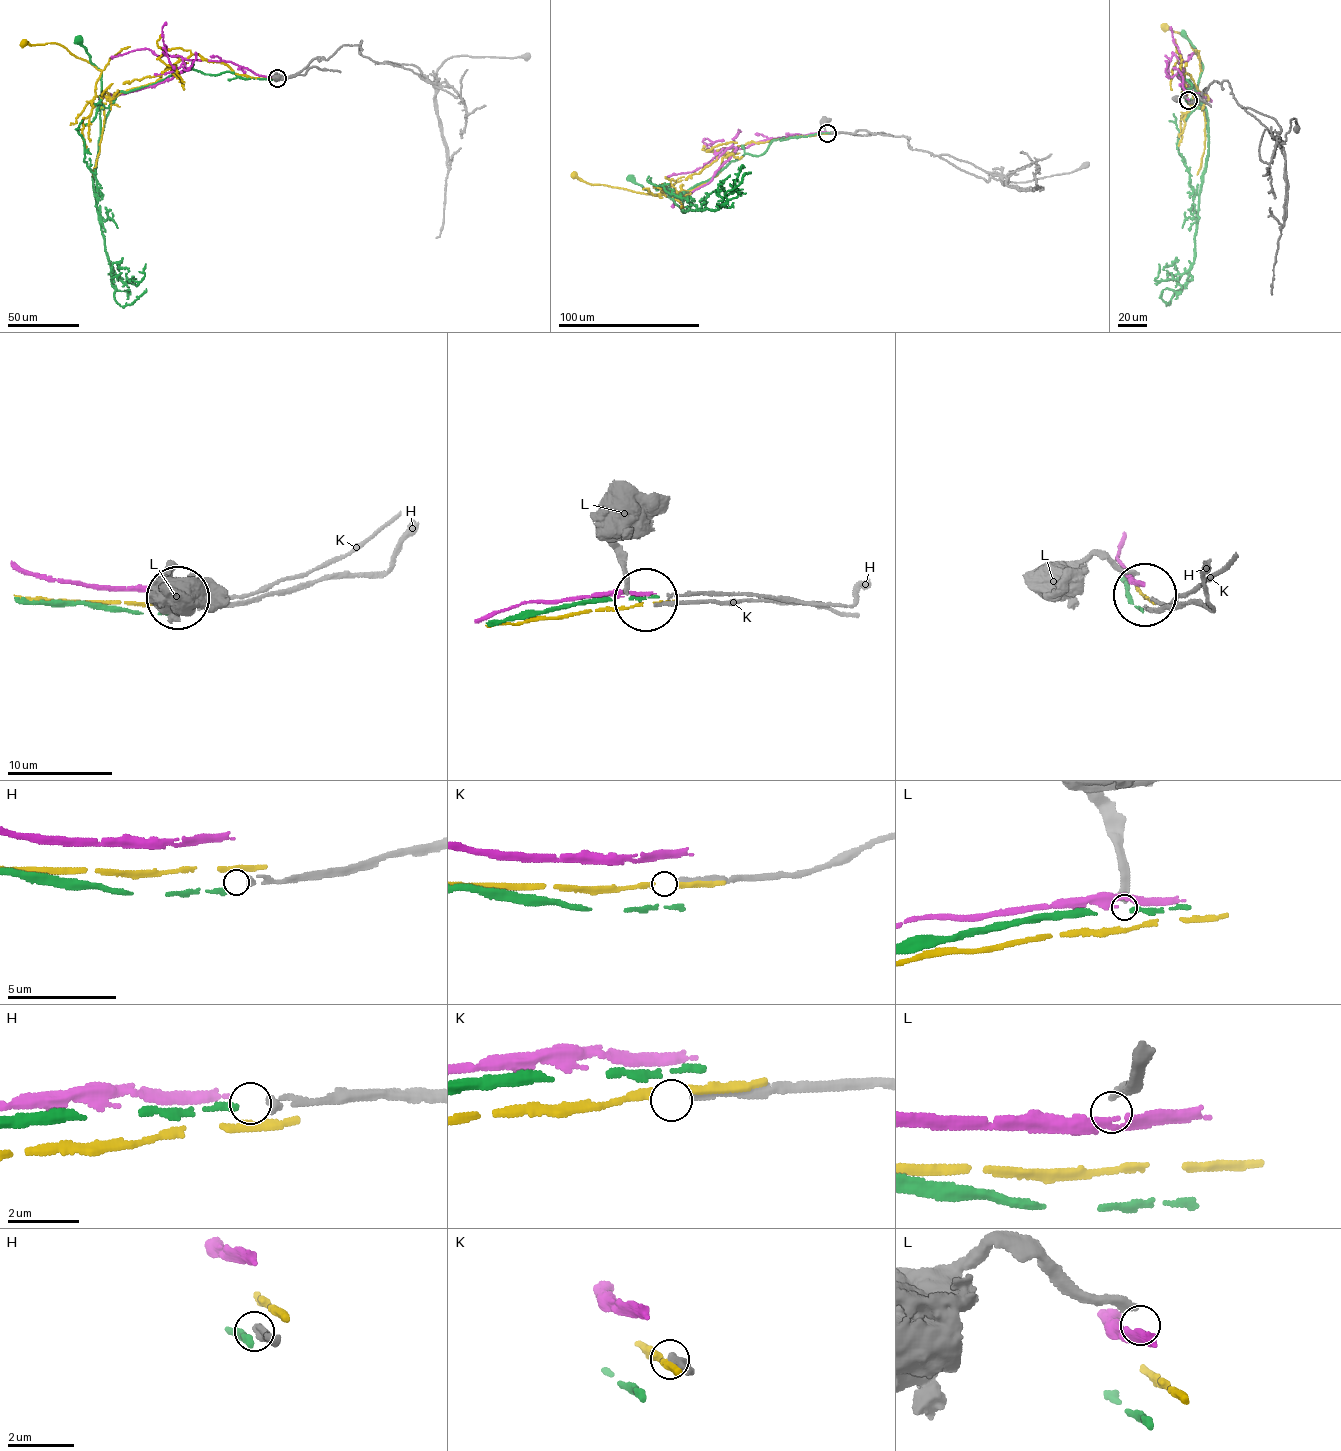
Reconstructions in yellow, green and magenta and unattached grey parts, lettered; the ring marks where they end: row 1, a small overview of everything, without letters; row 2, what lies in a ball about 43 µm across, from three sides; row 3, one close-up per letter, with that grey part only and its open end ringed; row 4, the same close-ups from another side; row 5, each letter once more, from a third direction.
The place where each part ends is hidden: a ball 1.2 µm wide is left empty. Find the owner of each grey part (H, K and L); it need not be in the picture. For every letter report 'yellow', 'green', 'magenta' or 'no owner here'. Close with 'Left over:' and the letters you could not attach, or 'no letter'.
H: no owner here
K: no owner here
L: no owner here
Left over: H, K, L

